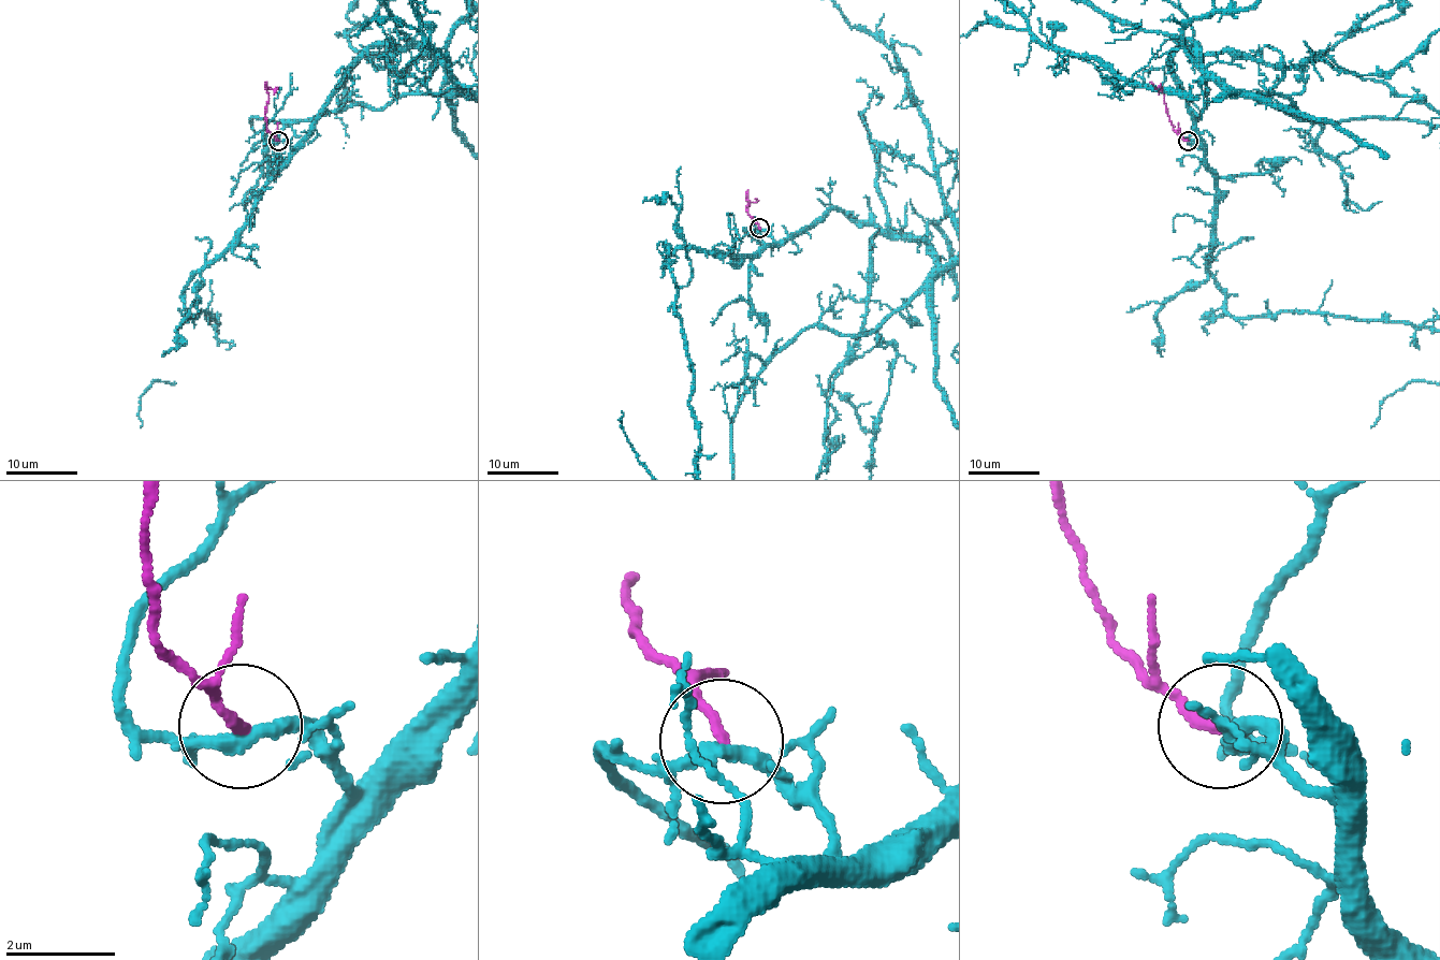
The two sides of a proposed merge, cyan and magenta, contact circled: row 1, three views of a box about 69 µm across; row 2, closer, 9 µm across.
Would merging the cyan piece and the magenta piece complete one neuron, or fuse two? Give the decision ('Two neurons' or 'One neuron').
Two neurons

